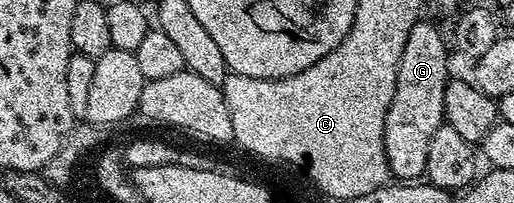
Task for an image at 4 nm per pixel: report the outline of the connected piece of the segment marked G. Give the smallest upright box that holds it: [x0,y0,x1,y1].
[384,18,452,182]

